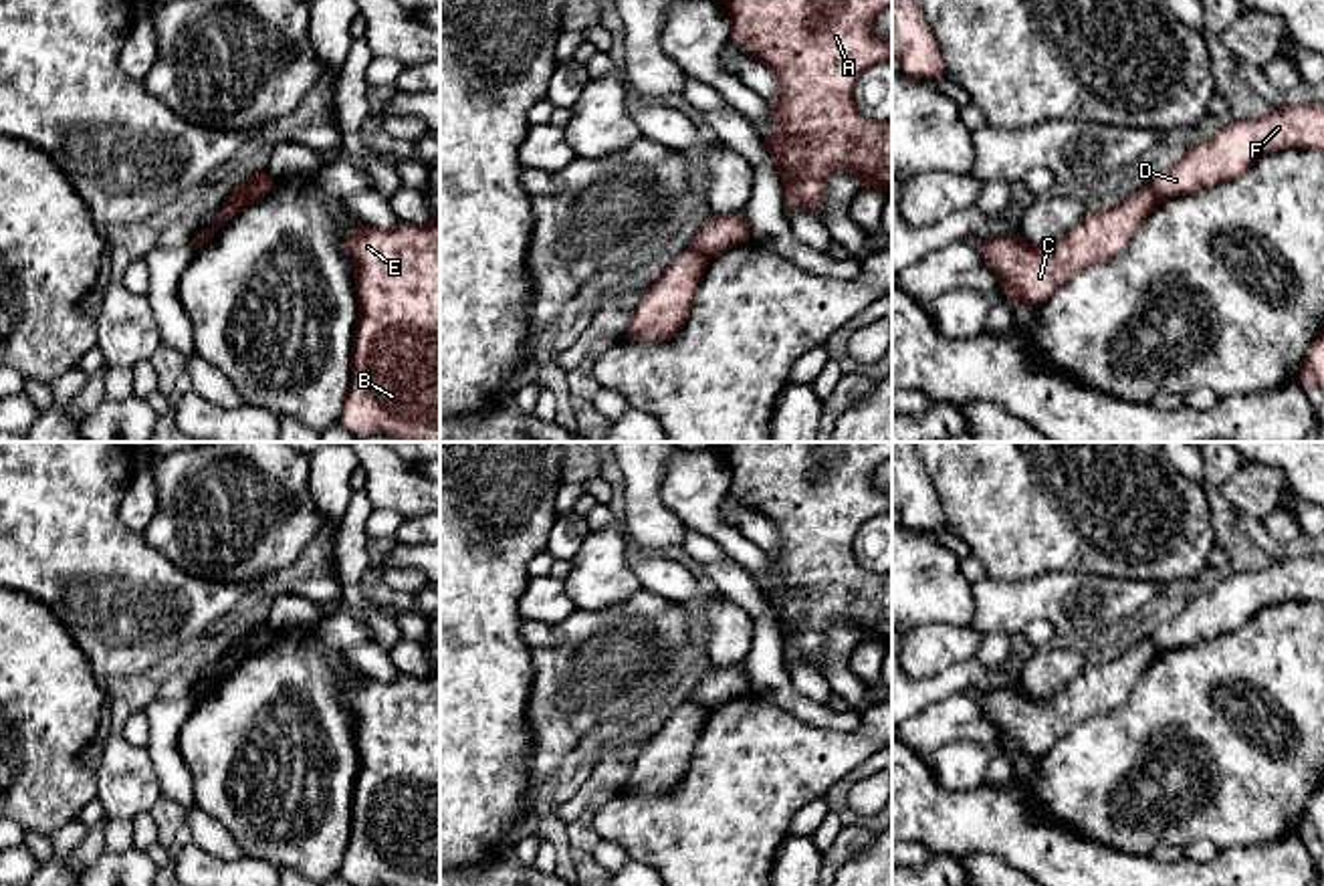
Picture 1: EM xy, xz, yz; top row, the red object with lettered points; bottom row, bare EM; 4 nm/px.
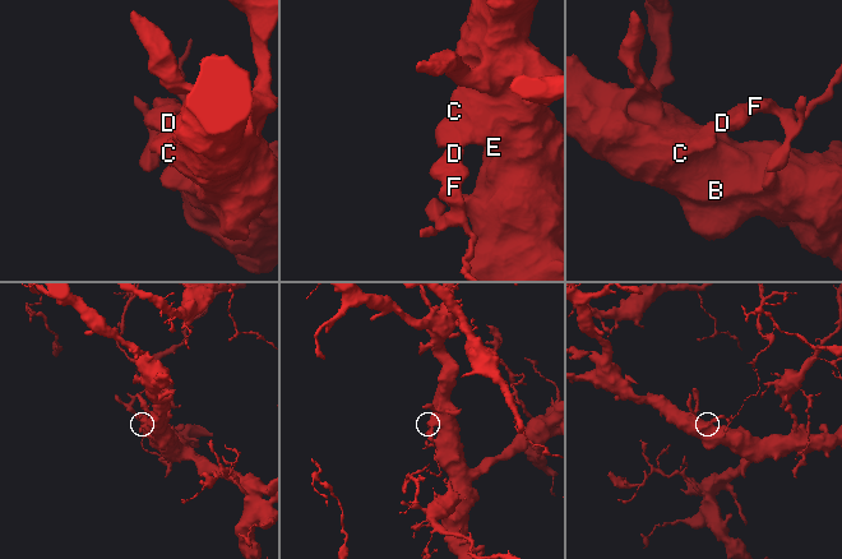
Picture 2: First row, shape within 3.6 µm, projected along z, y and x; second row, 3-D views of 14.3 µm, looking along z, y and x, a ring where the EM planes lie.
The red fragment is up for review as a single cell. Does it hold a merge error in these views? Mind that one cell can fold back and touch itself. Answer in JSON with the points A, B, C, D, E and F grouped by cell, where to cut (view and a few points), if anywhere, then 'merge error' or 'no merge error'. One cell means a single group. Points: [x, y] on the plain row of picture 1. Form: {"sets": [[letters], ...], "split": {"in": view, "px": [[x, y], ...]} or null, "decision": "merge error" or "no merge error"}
{"sets": [["A", "B", "C", "E"], ["D", "F"]], "split": {"in": "xy", "px": [[265, 624], [229, 652]]}, "decision": "merge error"}

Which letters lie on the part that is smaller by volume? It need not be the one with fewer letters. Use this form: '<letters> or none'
D, F

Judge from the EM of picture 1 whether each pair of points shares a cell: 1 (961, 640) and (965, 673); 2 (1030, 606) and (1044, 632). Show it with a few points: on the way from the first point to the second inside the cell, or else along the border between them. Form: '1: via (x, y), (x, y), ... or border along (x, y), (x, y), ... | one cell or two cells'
1: border along (971, 656), (919, 679) | two cells
2: border along (1056, 628), (1042, 618), (1034, 618), (1020, 632) | two cells

